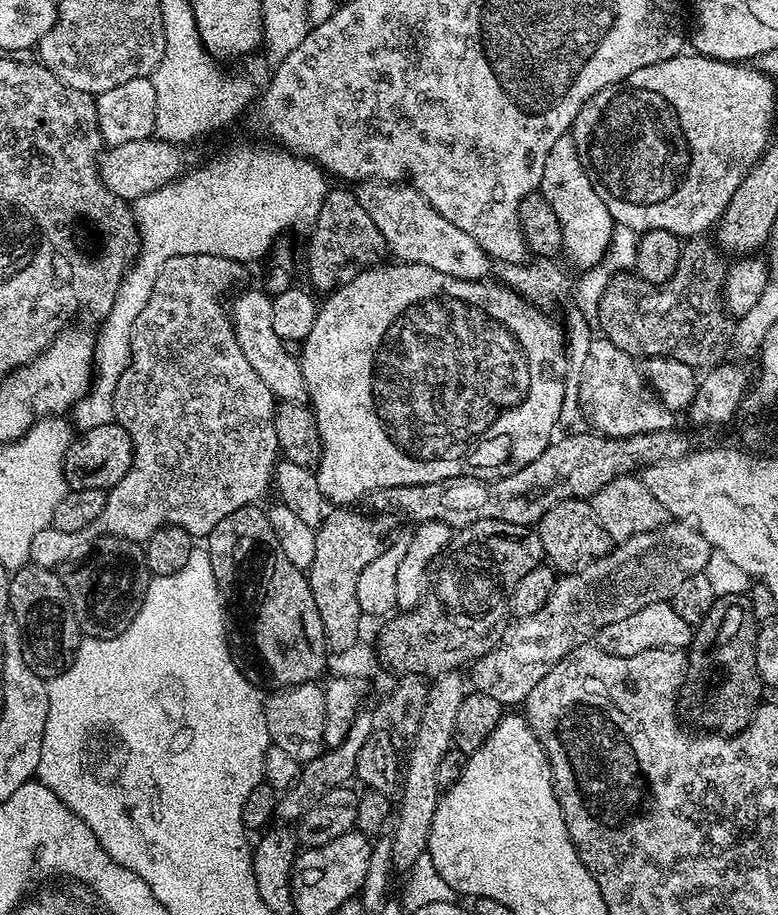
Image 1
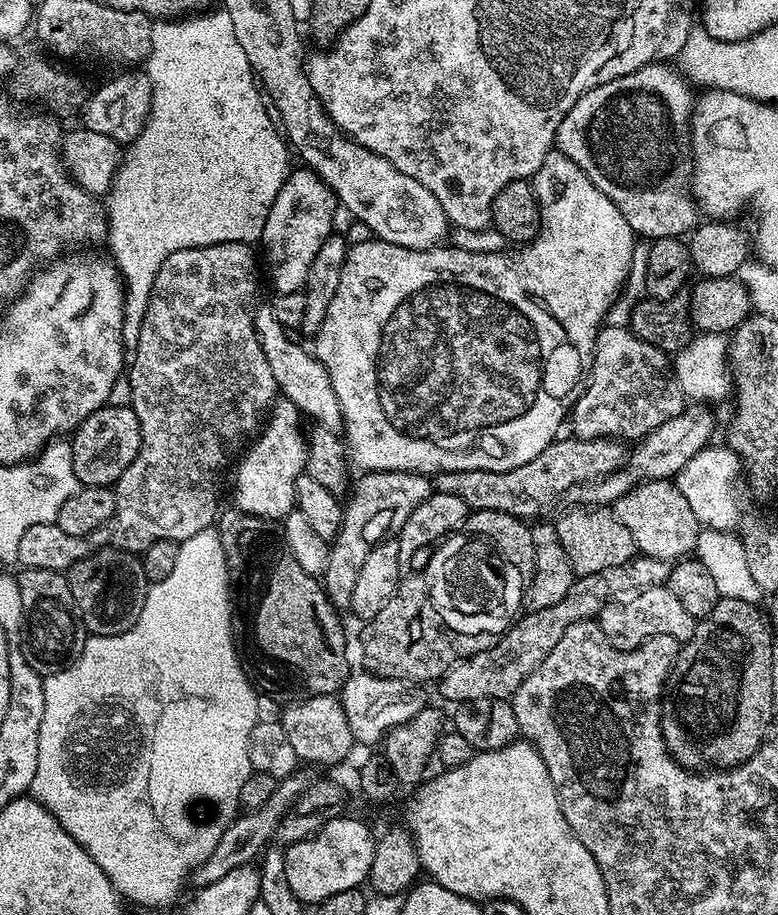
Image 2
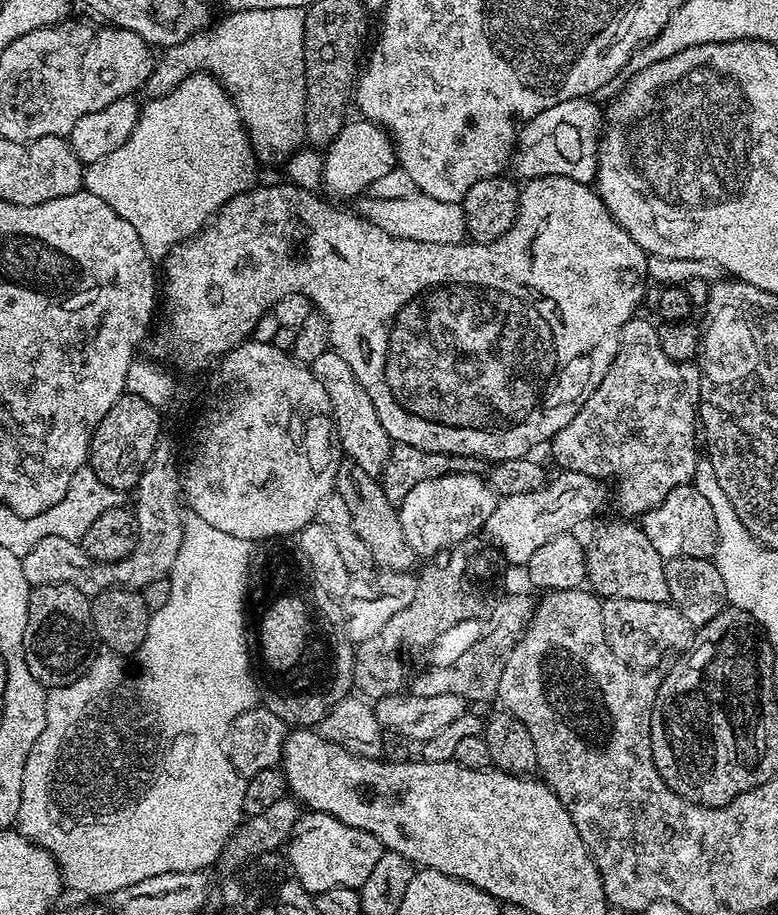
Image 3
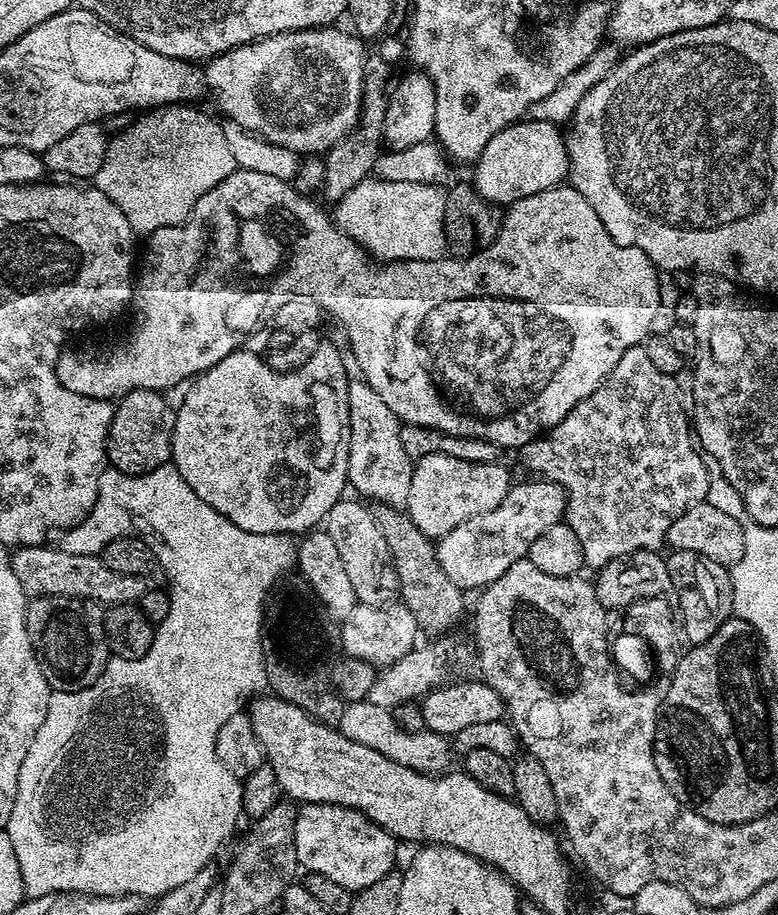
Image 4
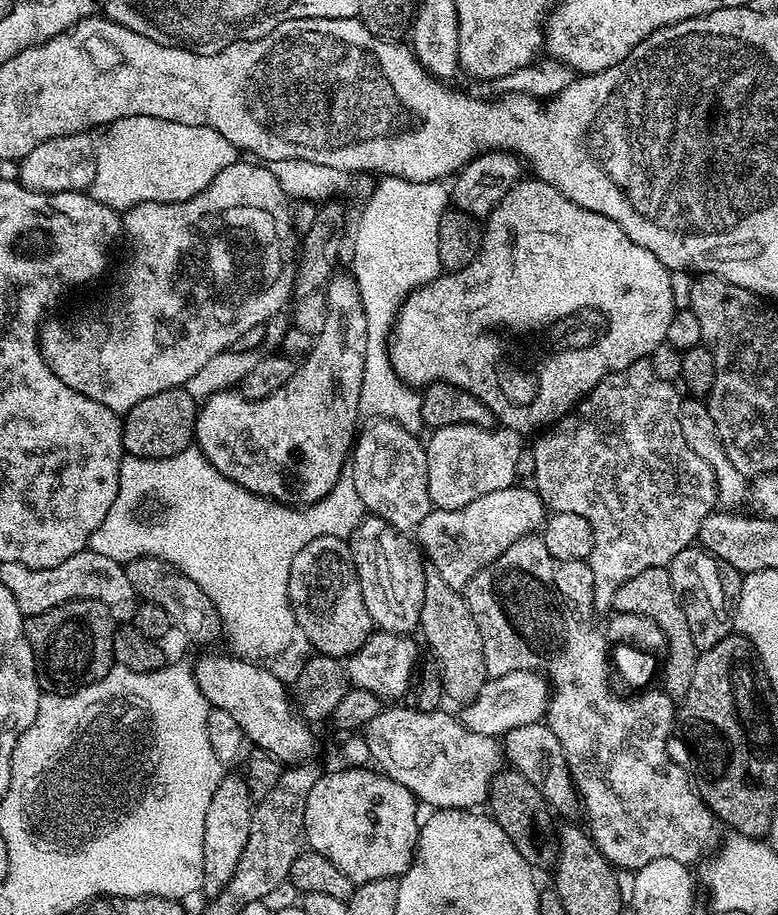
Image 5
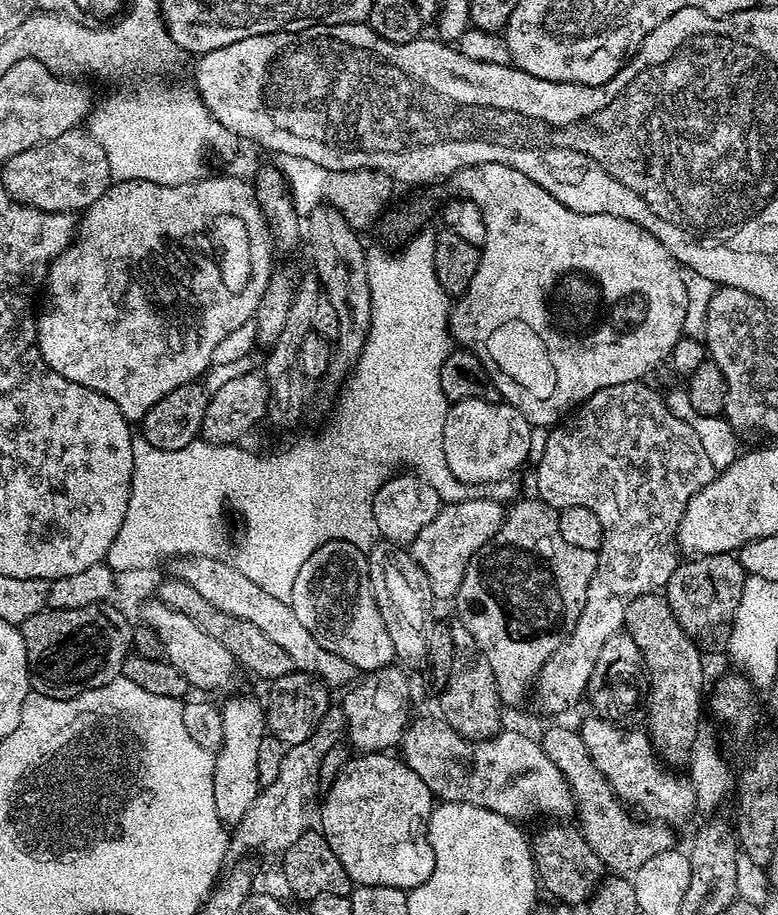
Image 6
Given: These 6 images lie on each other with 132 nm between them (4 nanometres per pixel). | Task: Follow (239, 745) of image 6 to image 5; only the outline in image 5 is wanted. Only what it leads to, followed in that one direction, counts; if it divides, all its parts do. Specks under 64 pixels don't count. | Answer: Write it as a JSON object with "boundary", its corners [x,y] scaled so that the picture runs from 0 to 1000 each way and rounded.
{"boundary":[[[289,847],[283,854],[280,863],[275,863],[275,872],[270,872],[270,881],[265,881],[265,898],[260,916],[260,960],[257,961],[263,980],[271,981],[285,977],[296,960],[301,960],[306,938],[311,938],[311,929],[316,929],[316,916],[321,916],[325,882],[326,875],[312,847]]]}

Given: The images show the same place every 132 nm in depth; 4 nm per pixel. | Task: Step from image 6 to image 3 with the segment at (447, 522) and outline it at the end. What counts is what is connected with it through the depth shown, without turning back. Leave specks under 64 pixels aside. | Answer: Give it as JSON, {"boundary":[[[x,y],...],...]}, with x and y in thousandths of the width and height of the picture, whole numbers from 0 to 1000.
{"boundary":[[[720,514],[713,518],[711,525],[708,521],[698,533],[681,540],[656,540],[639,545],[635,562],[630,562],[621,580],[627,581],[626,589],[652,615],[654,612],[658,616],[677,617],[681,605],[686,605],[692,597],[707,592],[707,588],[717,588],[717,584],[740,579],[775,553],[778,530],[772,526],[747,516]]]}

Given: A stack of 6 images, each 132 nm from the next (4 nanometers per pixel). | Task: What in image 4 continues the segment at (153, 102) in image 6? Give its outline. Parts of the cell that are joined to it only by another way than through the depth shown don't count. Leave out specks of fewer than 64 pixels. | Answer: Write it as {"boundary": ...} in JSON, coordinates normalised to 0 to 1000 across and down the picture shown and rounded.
{"boundary":[[[207,116],[176,126],[165,141],[140,152],[131,186],[126,186],[121,193],[121,204],[131,208],[131,212],[136,212],[136,216],[162,234],[162,243],[167,243],[171,255],[189,256],[208,251],[208,247],[235,245],[254,216],[260,216],[265,208],[275,208],[285,195],[303,185],[296,158],[278,131],[275,133],[265,123],[256,122],[252,116]]]}

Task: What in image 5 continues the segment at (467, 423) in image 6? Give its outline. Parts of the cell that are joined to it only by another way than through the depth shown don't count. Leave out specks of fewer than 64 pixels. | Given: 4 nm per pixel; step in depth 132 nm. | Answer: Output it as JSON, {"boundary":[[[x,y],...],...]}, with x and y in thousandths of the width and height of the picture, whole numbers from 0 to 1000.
{"boundary":[[[585,463],[559,469],[548,481],[550,530],[557,555],[589,557],[620,540],[650,536],[665,528],[668,493],[674,485],[670,473],[658,468],[634,466],[616,468],[608,463]]]}

